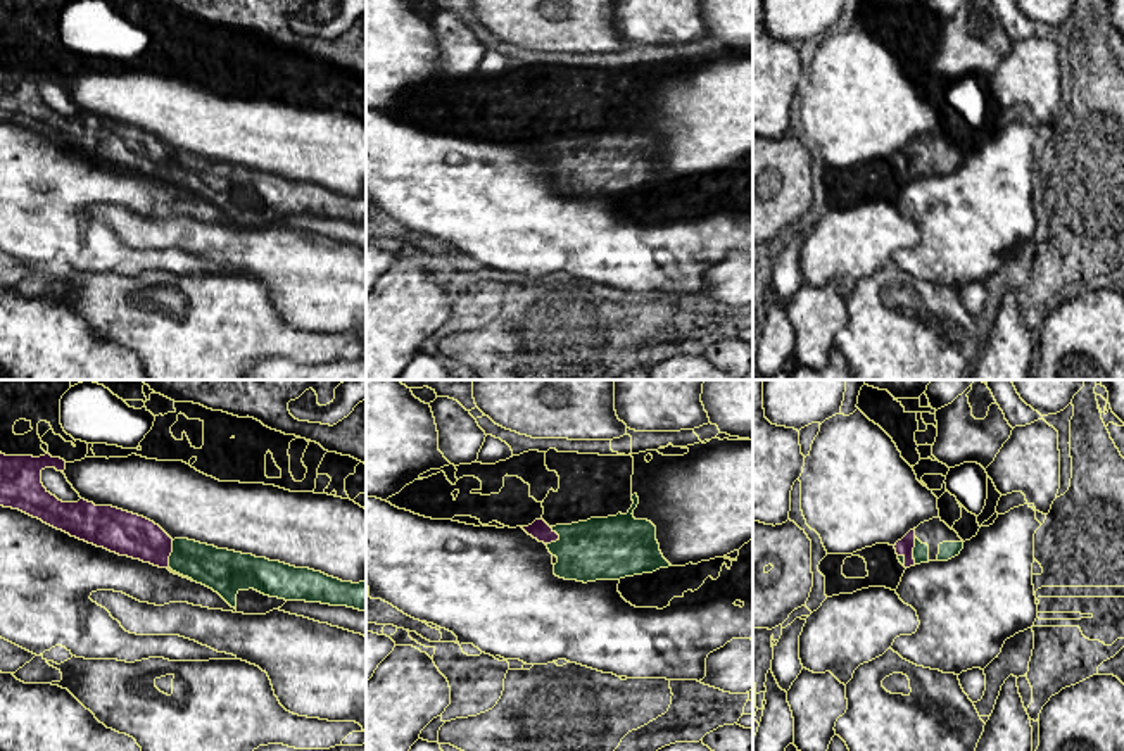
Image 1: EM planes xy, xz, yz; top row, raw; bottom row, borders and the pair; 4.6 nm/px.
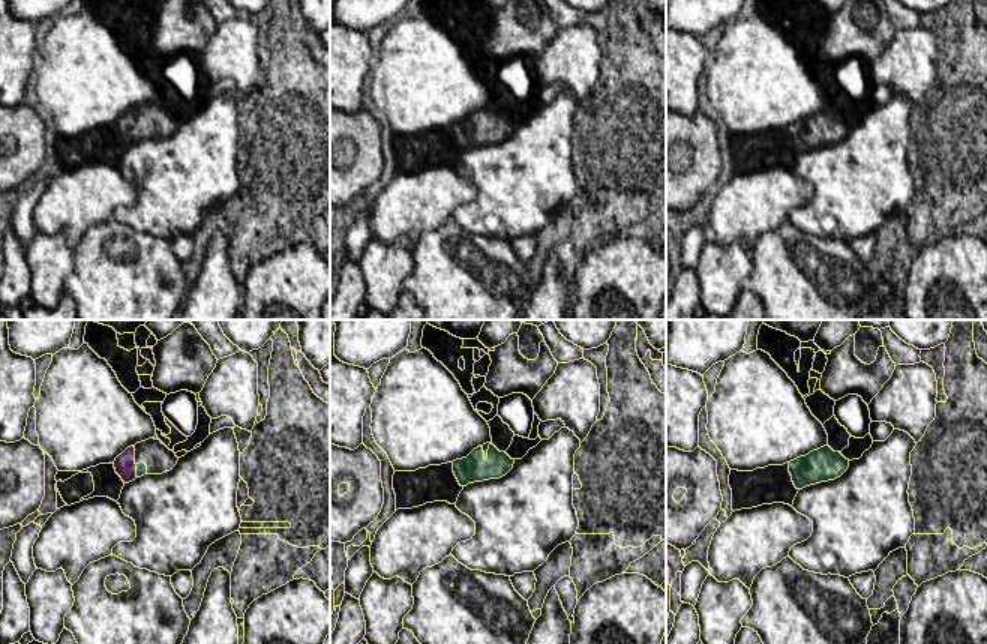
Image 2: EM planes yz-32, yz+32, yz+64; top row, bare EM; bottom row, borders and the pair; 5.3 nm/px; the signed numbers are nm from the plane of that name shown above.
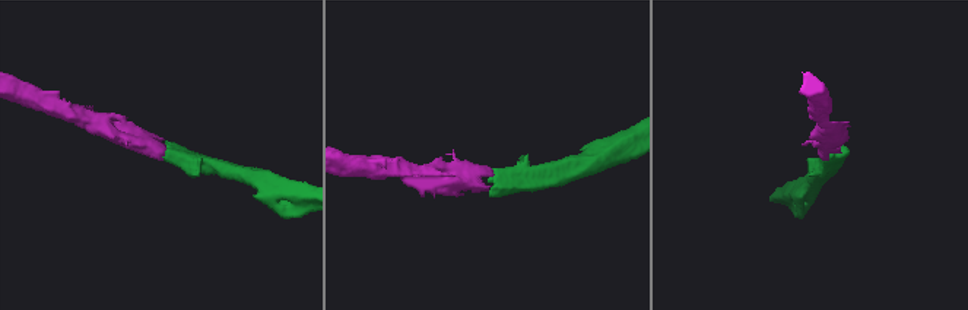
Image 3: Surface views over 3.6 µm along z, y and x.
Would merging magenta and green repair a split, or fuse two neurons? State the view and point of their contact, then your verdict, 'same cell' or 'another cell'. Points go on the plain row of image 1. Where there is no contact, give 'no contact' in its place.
xy (170, 168) | same cell

